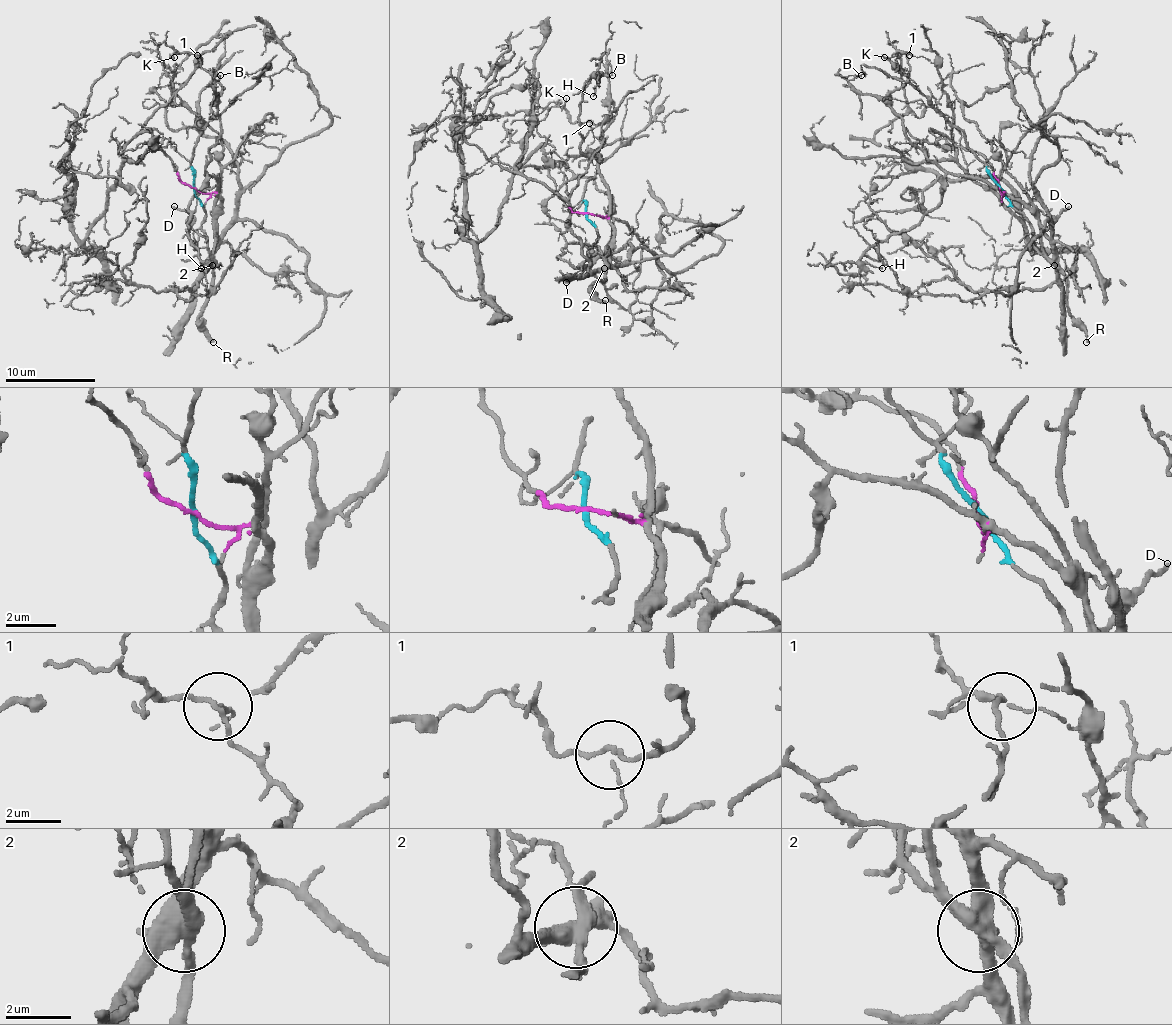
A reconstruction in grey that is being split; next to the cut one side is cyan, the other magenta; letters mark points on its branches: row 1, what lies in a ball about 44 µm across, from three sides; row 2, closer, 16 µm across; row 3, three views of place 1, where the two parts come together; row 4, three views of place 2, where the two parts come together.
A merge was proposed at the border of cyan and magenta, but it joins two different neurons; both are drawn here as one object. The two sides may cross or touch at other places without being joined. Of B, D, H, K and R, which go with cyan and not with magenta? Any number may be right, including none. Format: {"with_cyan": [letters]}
{"with_cyan": ["D", "R"]}

